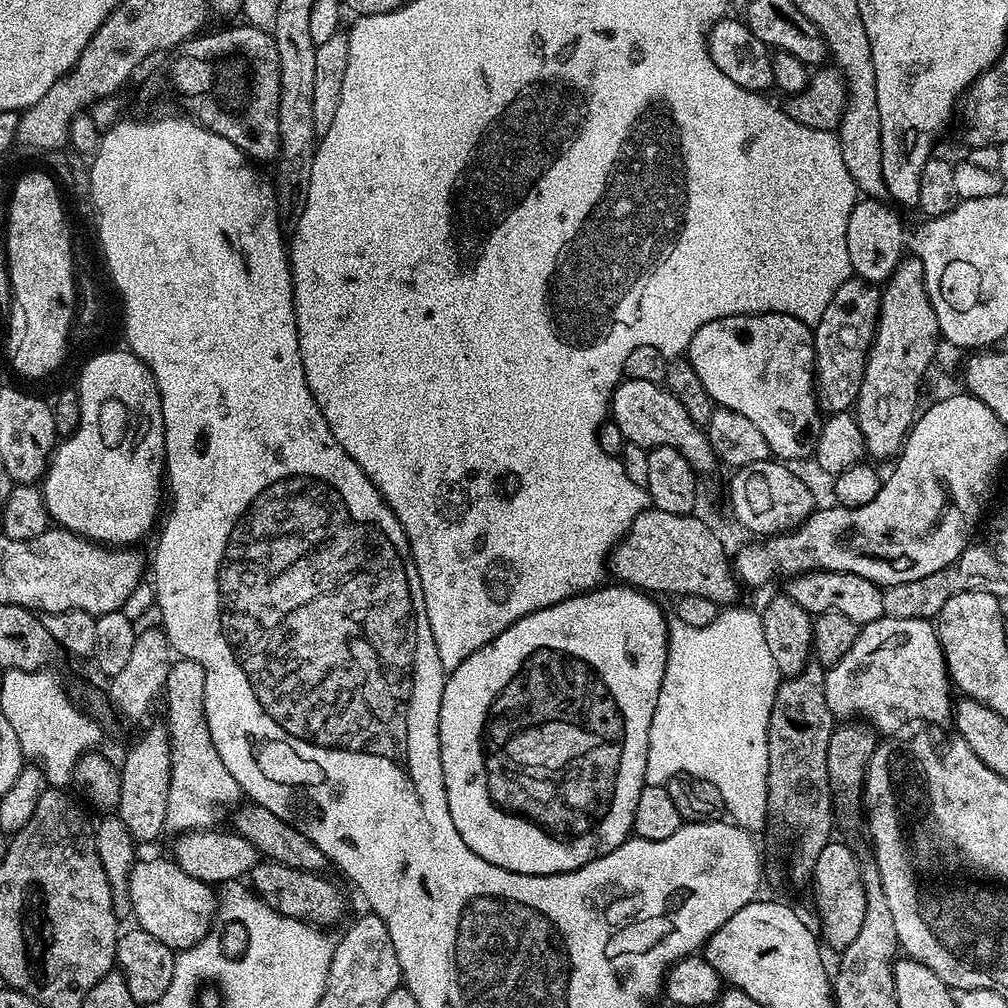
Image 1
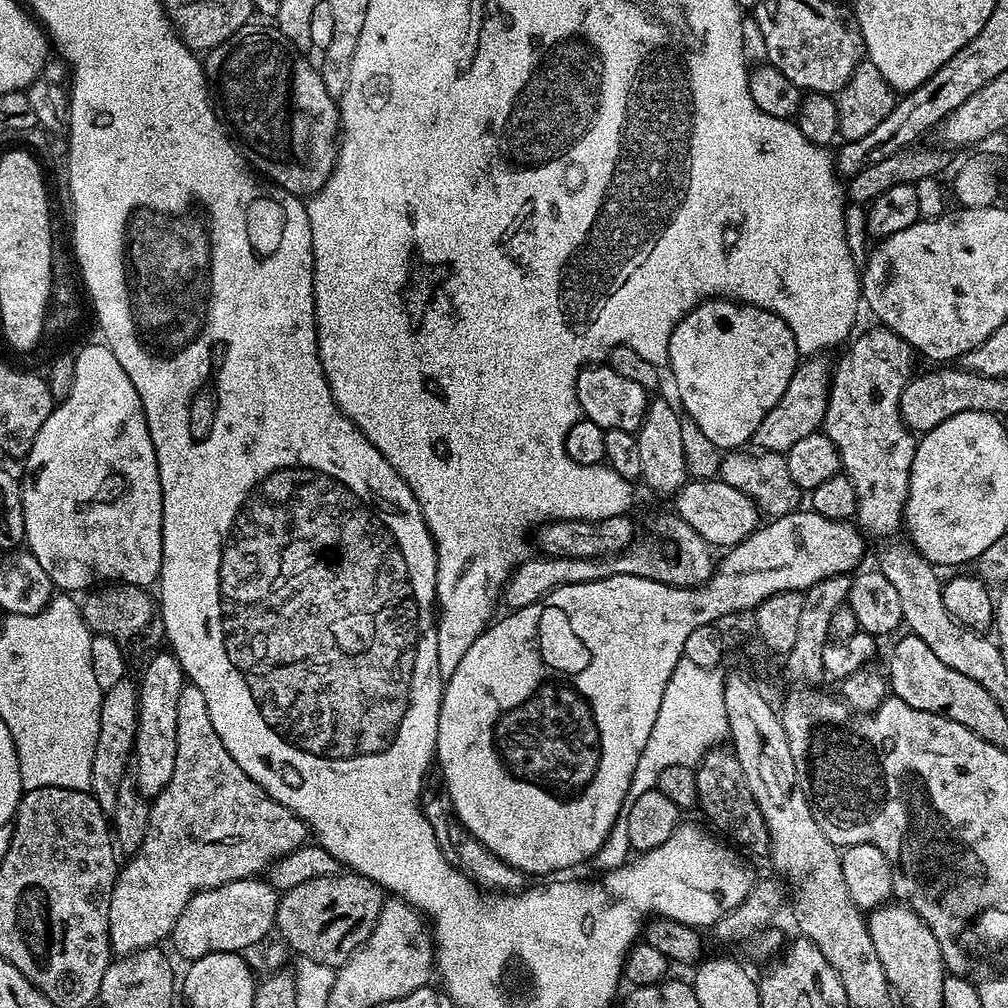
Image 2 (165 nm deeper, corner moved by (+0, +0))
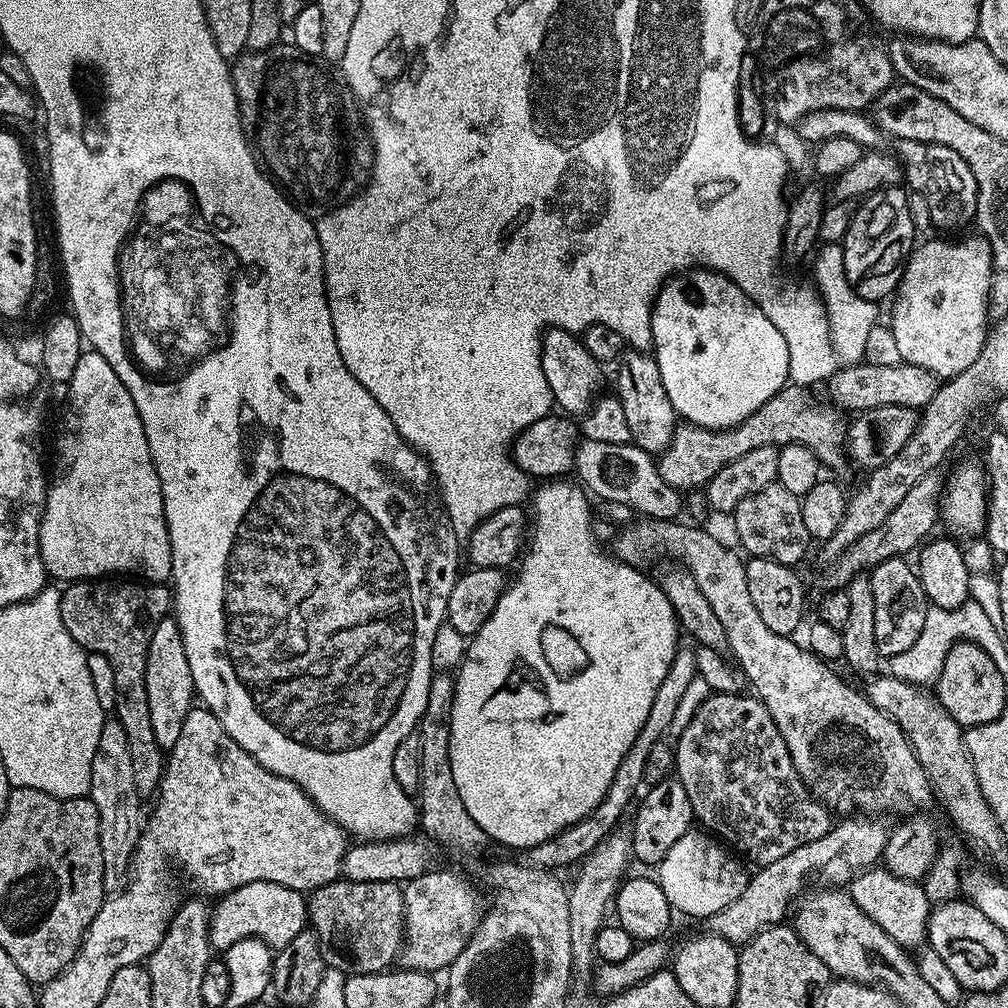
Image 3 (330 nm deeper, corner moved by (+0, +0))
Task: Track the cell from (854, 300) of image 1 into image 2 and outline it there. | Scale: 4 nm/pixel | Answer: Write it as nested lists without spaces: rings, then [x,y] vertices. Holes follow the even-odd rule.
[[[823,355],[810,356],[797,363],[782,398],[778,398],[774,410],[765,414],[758,430],[754,430],[750,441],[753,449],[786,454],[790,446],[794,446],[794,442],[800,441],[801,438],[806,438],[806,434],[821,431],[828,405],[828,388],[832,385],[834,371],[833,365],[827,364],[824,359]]]

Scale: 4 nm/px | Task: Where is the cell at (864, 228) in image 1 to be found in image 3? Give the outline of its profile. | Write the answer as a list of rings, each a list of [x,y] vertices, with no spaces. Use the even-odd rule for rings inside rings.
[[[983,238],[960,240],[957,244],[952,240],[928,240],[922,244],[909,255],[900,272],[900,282],[894,293],[896,305],[892,308],[892,344],[903,363],[920,366],[937,378],[951,378],[962,374],[988,341],[992,248]]]

